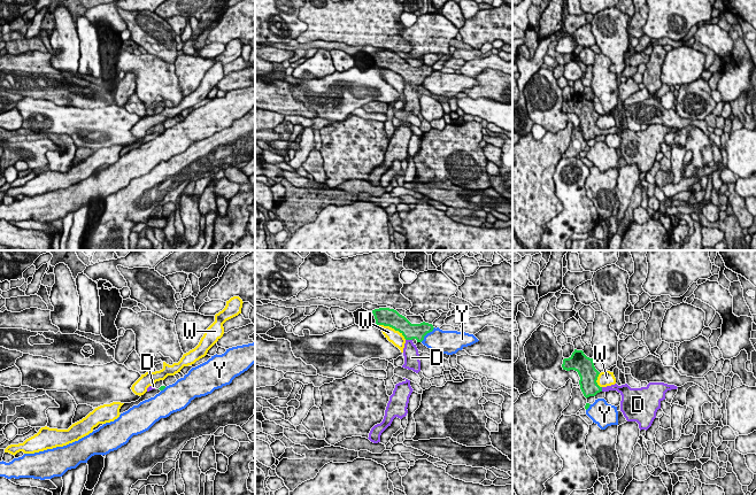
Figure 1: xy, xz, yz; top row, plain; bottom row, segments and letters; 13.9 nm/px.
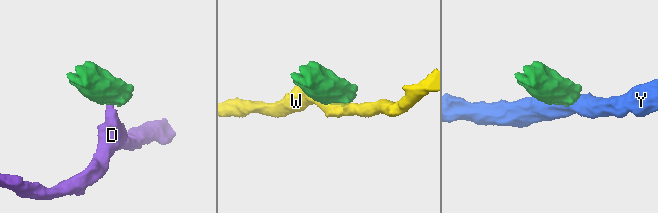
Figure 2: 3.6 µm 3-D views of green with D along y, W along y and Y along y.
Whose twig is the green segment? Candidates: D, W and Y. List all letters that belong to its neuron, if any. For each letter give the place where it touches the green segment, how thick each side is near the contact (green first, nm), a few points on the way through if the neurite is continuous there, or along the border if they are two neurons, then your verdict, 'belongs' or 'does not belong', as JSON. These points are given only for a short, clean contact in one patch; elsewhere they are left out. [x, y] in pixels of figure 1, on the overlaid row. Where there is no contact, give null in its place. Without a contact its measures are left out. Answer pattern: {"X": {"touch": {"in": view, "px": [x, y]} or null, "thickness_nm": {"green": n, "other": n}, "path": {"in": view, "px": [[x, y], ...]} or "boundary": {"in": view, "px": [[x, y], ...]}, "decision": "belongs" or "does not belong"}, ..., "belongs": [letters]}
{"D": {"touch": {"in": "xz", "px": [409, 339]}, "thickness_nm": {"green": 220, "other": 220}, "path": {"in": "xz", "px": [[409, 331], [409, 339], [410, 352]]}, "decision": "belongs"}, "W": {"touch": {"in": "xz", "px": [391, 326]}, "thickness_nm": {"green": 260, "other": 190}, "decision": "does not belong"}, "Y": {"touch": {"in": "xz", "px": [426, 333]}, "thickness_nm": {"green": 220, "other": 320}, "decision": "does not belong"}, "belongs": ["D"]}

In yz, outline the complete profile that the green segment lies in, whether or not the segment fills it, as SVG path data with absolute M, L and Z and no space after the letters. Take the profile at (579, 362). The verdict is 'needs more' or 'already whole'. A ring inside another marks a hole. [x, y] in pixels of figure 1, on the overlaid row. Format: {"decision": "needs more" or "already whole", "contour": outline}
{"decision": "needs more", "contour": "M577 349L569 358L563 359L562 368L578 372L580 389L586 399L600 392L617 390L622 395L620 411L627 421L637 421L640 431L647 431L651 426L661 402L665 400L665 393L678 388L664 382L649 382L641 388L631 388L627 384L600 387L596 382L600 372L595 369L593 358Z"}

